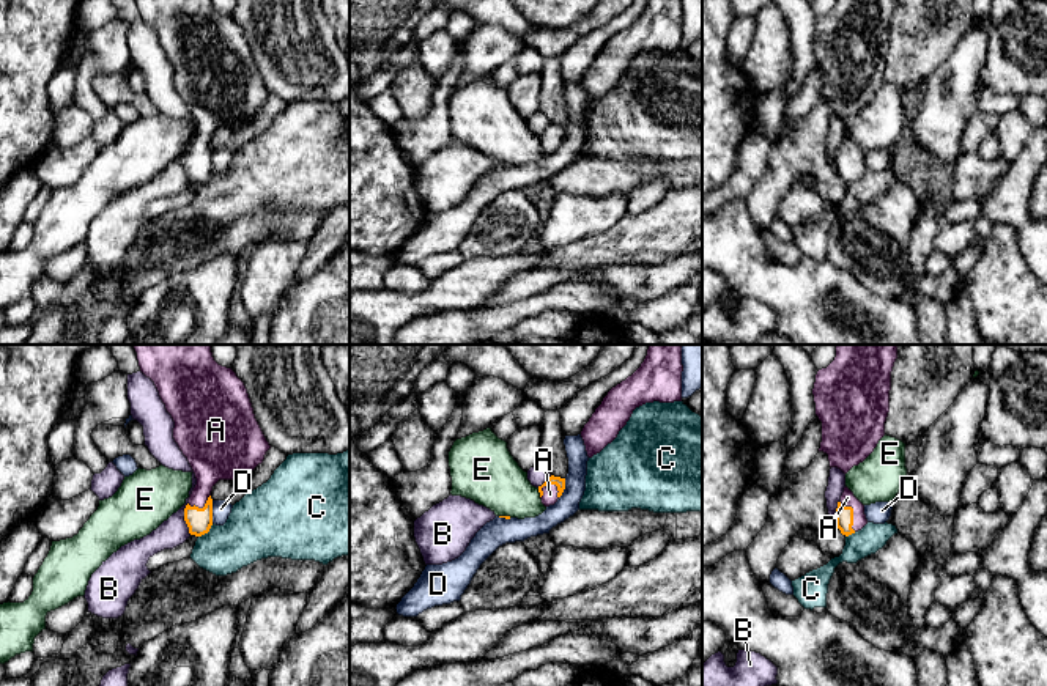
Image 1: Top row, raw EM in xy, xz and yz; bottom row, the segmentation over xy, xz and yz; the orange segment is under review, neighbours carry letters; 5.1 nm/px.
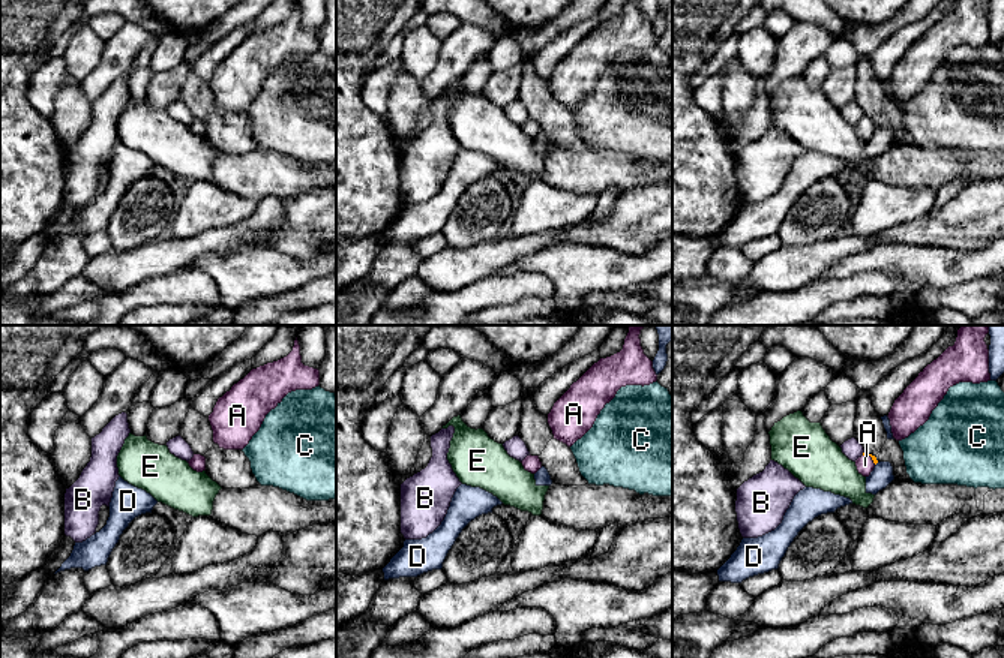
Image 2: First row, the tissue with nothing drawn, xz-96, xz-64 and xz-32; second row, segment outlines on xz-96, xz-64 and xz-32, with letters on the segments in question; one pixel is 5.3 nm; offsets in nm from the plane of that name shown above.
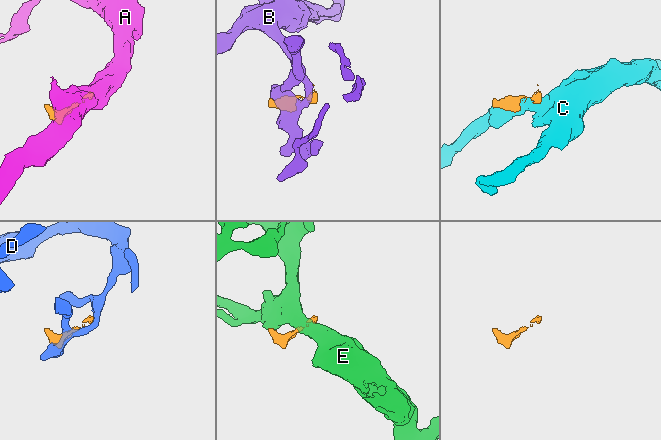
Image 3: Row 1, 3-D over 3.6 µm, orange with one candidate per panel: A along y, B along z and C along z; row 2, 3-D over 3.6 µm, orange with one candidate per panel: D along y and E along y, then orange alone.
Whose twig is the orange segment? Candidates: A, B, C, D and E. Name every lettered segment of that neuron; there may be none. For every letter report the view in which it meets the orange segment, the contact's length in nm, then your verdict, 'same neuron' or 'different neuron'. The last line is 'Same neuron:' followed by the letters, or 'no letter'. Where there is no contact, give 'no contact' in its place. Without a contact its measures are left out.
A: meets orange in xz; contact 110 nm long; same neuron
B: meets orange in xy; contact 170 nm long; different neuron
C: meets orange in xy; contact 100 nm long; different neuron
D: meets orange in xy; contact 120 nm long; different neuron
E: meets orange in xz; contact 50 nm long; different neuron
Same neuron: A

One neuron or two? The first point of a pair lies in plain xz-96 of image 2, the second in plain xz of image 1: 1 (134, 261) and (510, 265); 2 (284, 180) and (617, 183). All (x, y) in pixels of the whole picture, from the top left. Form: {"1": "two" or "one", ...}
{"1": "one", "2": "one"}

